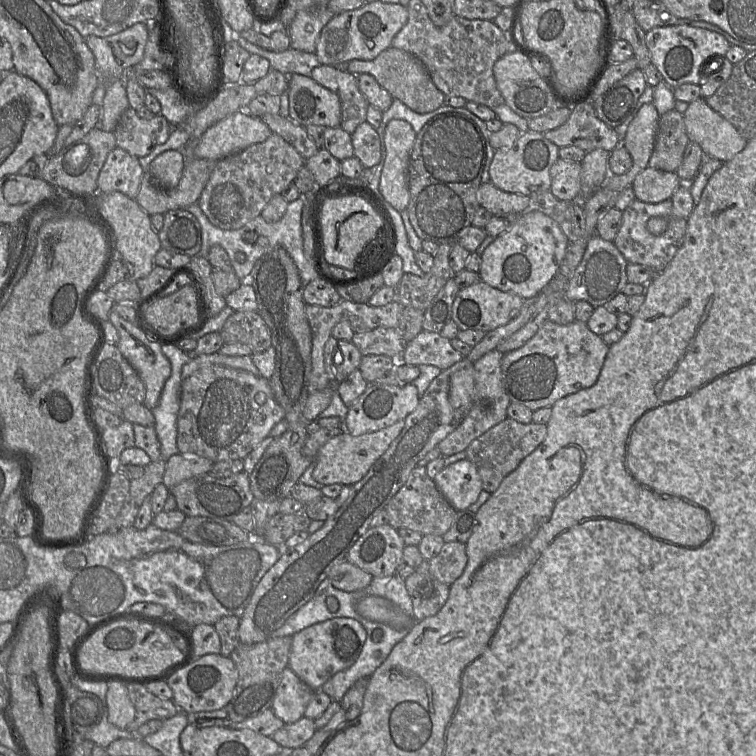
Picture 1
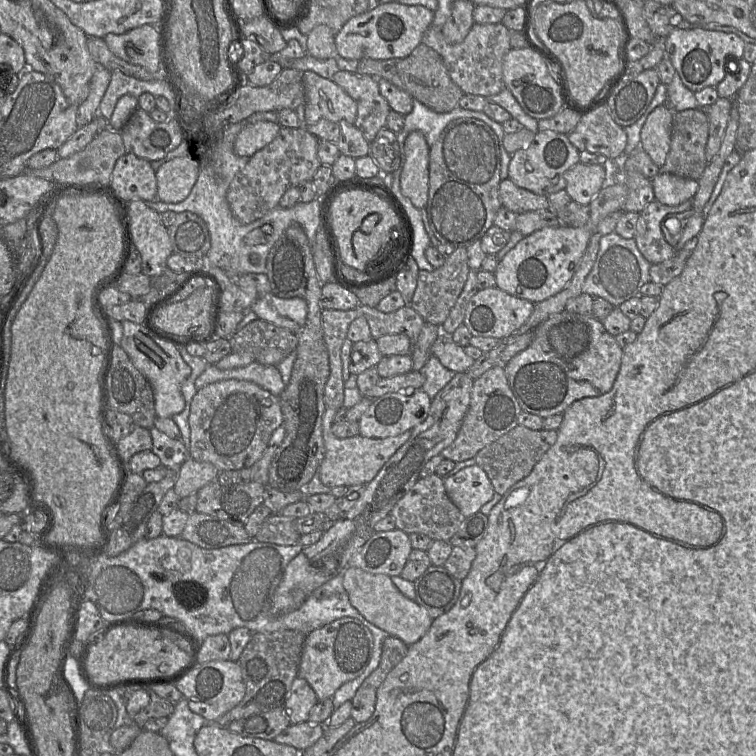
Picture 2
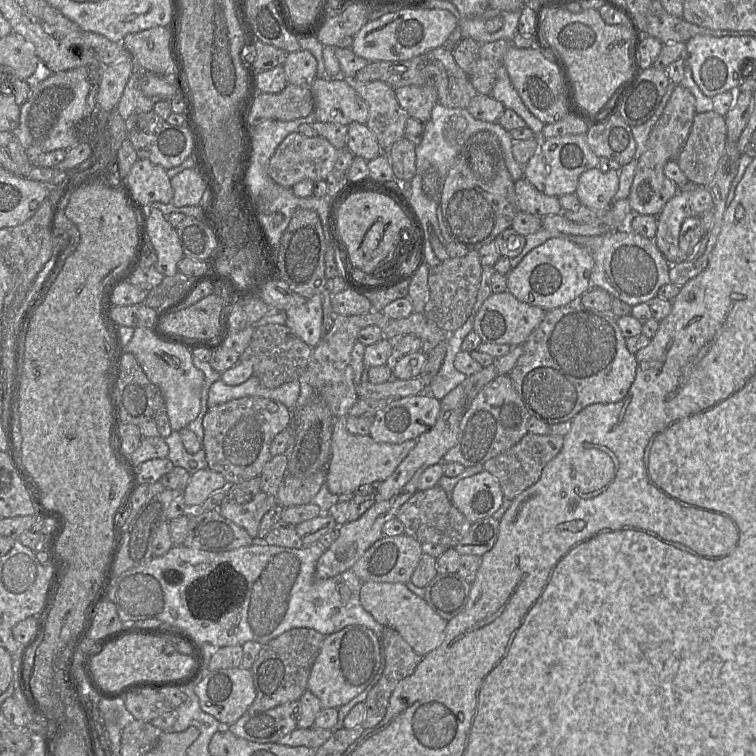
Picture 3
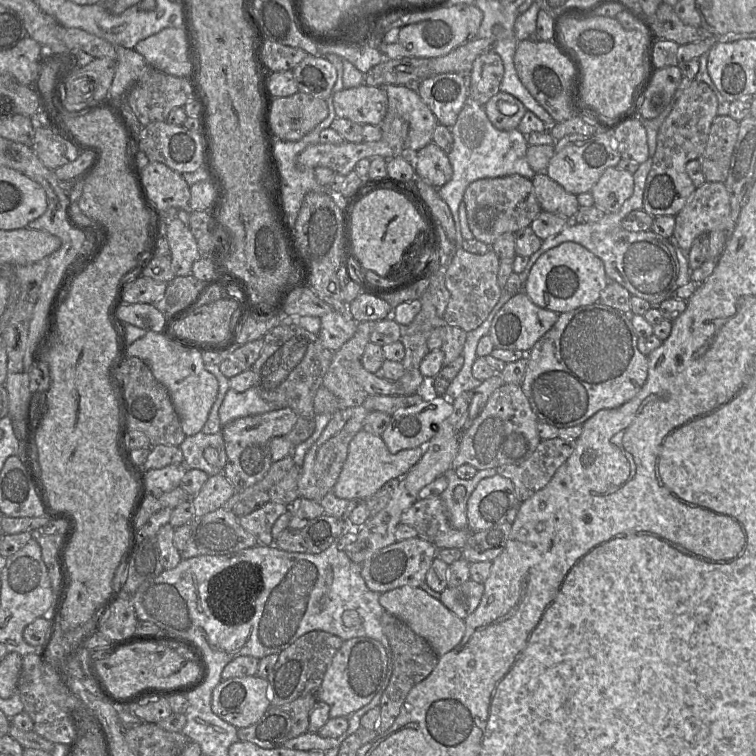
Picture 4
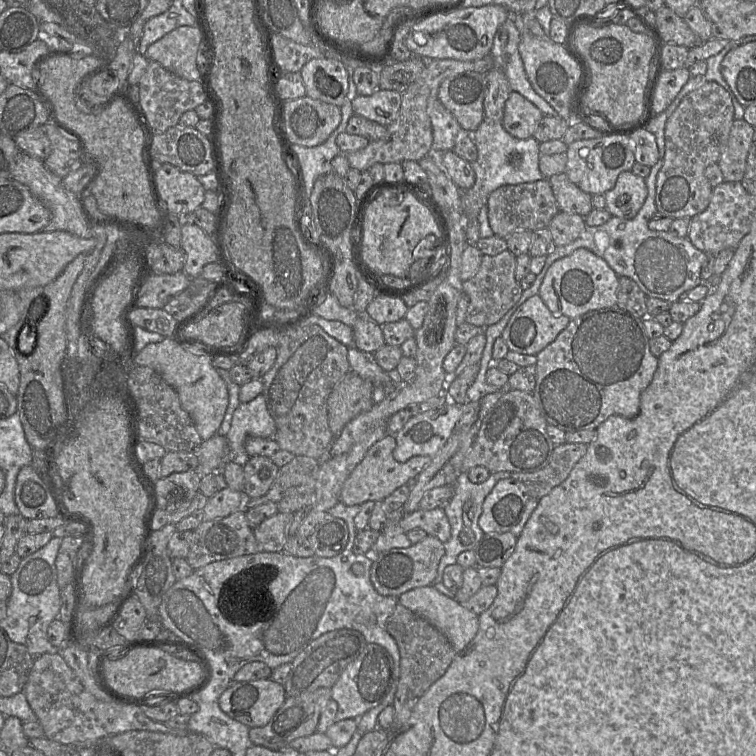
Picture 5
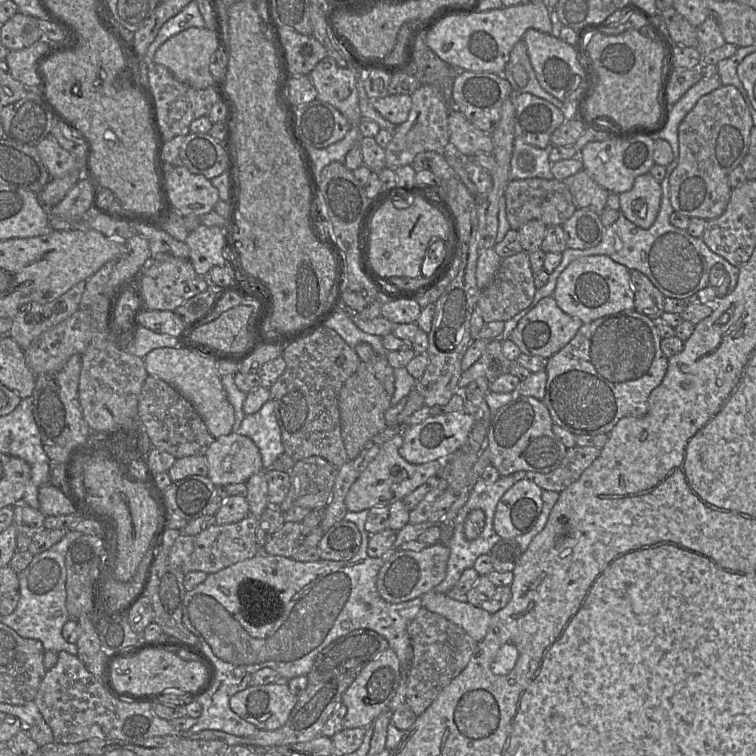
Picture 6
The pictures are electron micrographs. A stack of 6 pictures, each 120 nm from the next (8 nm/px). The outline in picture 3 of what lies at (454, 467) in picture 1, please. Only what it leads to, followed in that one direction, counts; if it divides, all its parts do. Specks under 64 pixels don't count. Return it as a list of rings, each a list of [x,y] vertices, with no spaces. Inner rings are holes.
[[[485,470],[475,475],[461,478],[455,485],[449,499],[470,523],[483,518],[500,518],[508,507],[505,504],[504,494],[498,479]]]

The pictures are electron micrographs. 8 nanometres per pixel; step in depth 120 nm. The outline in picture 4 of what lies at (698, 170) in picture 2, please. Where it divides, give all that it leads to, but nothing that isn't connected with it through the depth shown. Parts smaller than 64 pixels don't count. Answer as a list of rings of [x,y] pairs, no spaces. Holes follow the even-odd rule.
[[[717,116],[714,119],[705,151],[698,159],[706,182],[724,183],[739,128],[739,122],[730,116]]]

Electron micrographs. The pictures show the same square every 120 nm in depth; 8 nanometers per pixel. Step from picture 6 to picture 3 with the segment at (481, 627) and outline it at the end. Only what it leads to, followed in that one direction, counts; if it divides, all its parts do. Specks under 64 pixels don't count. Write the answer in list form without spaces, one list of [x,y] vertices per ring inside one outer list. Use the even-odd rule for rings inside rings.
[[[363,582],[360,602],[379,624],[396,630],[422,657],[438,648],[445,638],[448,621],[439,616],[423,598],[414,594],[404,583]]]

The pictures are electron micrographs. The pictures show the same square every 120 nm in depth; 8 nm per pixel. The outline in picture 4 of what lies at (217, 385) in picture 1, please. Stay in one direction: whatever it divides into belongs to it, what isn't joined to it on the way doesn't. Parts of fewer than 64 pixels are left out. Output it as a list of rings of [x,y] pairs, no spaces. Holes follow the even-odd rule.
[[[281,408],[263,414],[238,418],[222,427],[221,434],[226,452],[226,464],[222,474],[237,492],[255,485],[265,477],[273,463],[269,441],[274,437],[288,434],[297,419],[298,415],[295,411],[290,408]]]

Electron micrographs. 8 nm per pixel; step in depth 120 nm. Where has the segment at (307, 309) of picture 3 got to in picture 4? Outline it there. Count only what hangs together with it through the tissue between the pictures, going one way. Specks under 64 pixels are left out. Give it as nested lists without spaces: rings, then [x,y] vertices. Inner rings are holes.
[[[334,310],[320,318],[321,328],[318,337],[322,345],[331,350],[337,351],[356,332],[358,322],[350,313],[340,314]]]

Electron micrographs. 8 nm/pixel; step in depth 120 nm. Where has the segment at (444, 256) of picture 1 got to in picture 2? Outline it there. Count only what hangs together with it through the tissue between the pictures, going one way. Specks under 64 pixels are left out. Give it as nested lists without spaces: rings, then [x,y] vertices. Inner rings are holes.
[[[475,242],[467,248],[456,248],[445,259],[444,264],[440,268],[432,272],[420,270],[410,307],[426,322],[436,326],[443,324],[463,291],[469,272],[471,270],[481,270],[481,265],[486,256],[487,254],[482,250],[480,242]]]

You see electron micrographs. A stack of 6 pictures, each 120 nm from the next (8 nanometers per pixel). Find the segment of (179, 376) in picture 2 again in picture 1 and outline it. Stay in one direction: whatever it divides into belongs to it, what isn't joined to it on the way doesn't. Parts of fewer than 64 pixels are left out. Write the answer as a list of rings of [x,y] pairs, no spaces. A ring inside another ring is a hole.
[[[113,308],[108,321],[119,333],[119,351],[144,383],[144,405],[151,410],[158,405],[165,382],[171,375],[171,363],[163,354],[162,345],[146,337],[134,323],[120,317]]]

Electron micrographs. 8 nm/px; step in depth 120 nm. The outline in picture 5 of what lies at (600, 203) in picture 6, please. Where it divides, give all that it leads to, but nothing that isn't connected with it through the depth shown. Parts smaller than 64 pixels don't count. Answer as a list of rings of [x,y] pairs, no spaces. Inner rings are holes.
[[[565,173],[547,178],[560,211],[588,215],[593,209],[592,195],[581,190]]]

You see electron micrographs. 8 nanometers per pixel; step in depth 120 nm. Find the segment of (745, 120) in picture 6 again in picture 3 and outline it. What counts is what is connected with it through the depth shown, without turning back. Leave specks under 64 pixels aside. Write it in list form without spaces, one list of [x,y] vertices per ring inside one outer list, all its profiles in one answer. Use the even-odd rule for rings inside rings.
[[[677,85],[650,133],[645,152],[637,158],[636,172],[627,198],[633,213],[658,216],[666,203],[679,192],[678,184],[669,179],[664,170],[669,161],[676,161],[696,114],[694,95],[686,87]]]

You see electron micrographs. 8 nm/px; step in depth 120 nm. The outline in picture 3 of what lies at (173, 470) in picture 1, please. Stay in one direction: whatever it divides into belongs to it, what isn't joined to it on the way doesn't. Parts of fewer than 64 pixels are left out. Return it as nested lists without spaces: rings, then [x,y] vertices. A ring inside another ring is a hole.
[[[209,468],[198,470],[191,474],[183,497],[188,508],[202,504],[213,493],[226,489],[225,478]]]

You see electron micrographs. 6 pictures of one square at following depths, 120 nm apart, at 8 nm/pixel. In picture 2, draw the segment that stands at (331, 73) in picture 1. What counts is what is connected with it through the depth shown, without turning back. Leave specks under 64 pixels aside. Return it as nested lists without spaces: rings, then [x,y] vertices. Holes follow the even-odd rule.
[[[339,70],[331,79],[356,103],[357,117],[354,125],[370,143],[379,130],[386,127],[391,108],[379,92],[378,80],[372,76]]]

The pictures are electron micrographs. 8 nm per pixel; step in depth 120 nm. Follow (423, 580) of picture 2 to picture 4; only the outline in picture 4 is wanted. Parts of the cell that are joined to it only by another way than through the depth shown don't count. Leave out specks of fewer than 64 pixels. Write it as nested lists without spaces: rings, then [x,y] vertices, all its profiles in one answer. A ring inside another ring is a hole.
[[[468,580],[459,586],[445,588],[439,593],[439,600],[452,613],[464,620],[476,610],[483,593],[482,583]]]

